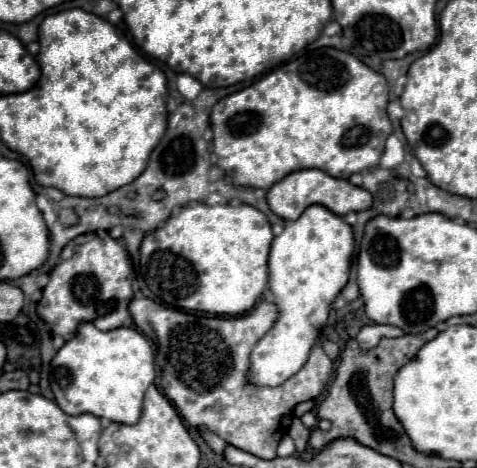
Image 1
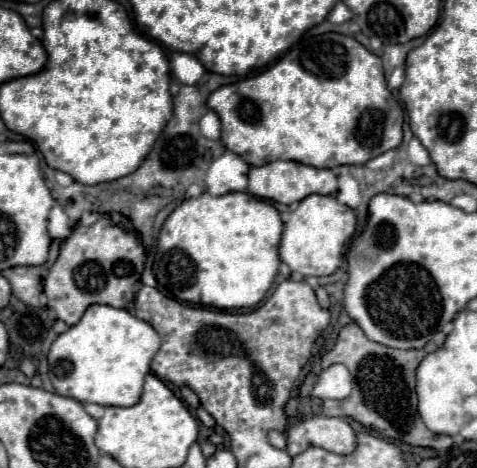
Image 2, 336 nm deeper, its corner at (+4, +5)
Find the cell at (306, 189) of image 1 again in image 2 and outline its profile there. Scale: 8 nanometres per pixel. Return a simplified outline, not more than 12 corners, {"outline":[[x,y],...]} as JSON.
{"outline":[[297,163],[251,167],[247,191],[291,205],[337,193],[331,169]]}

